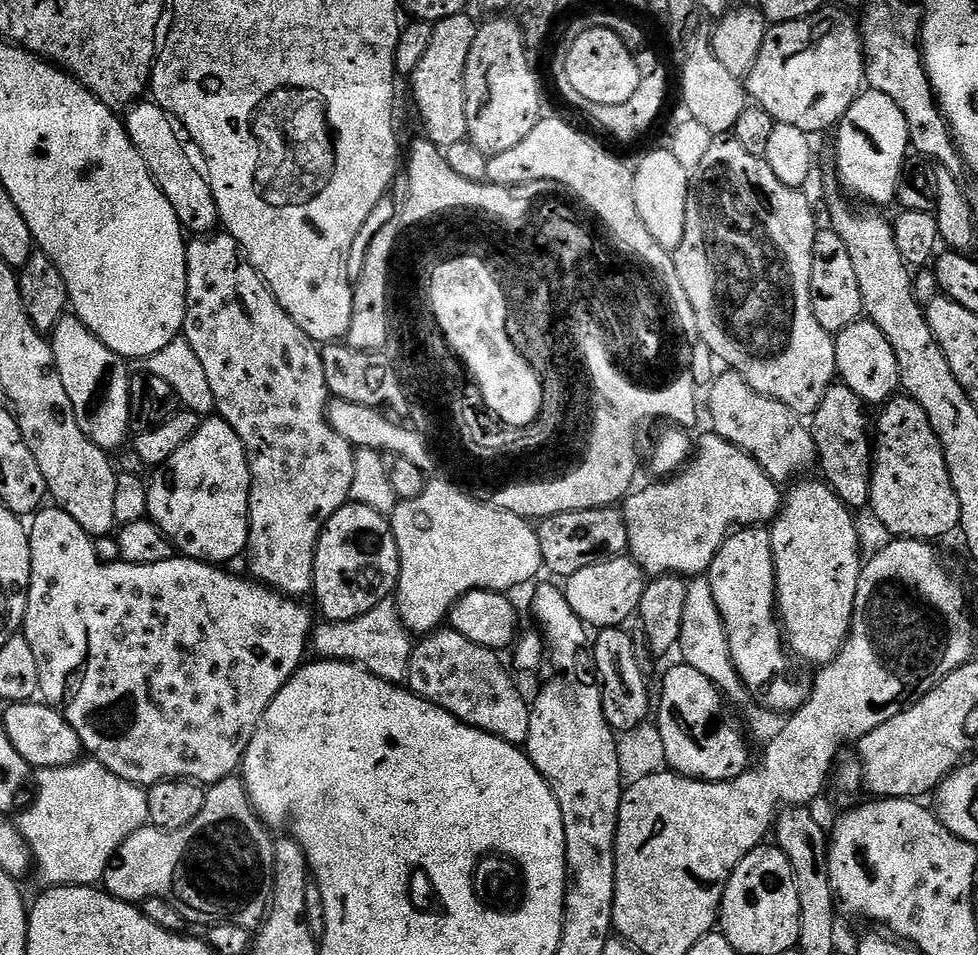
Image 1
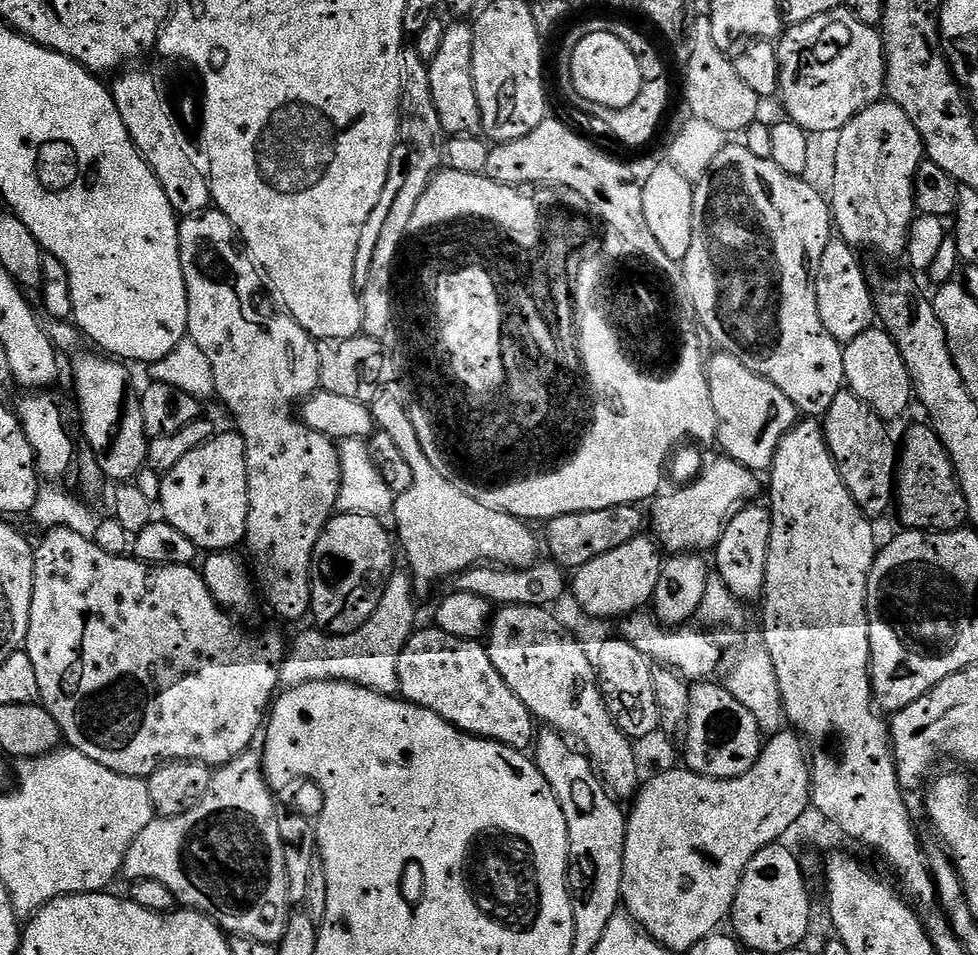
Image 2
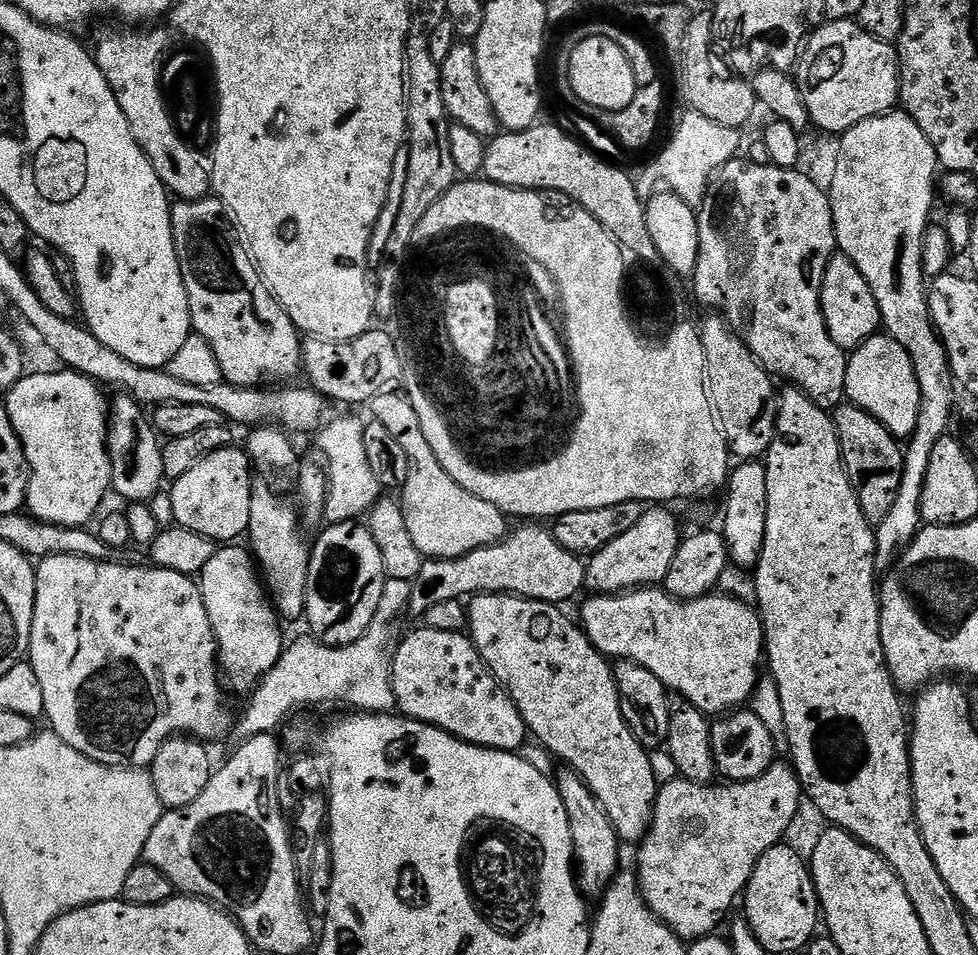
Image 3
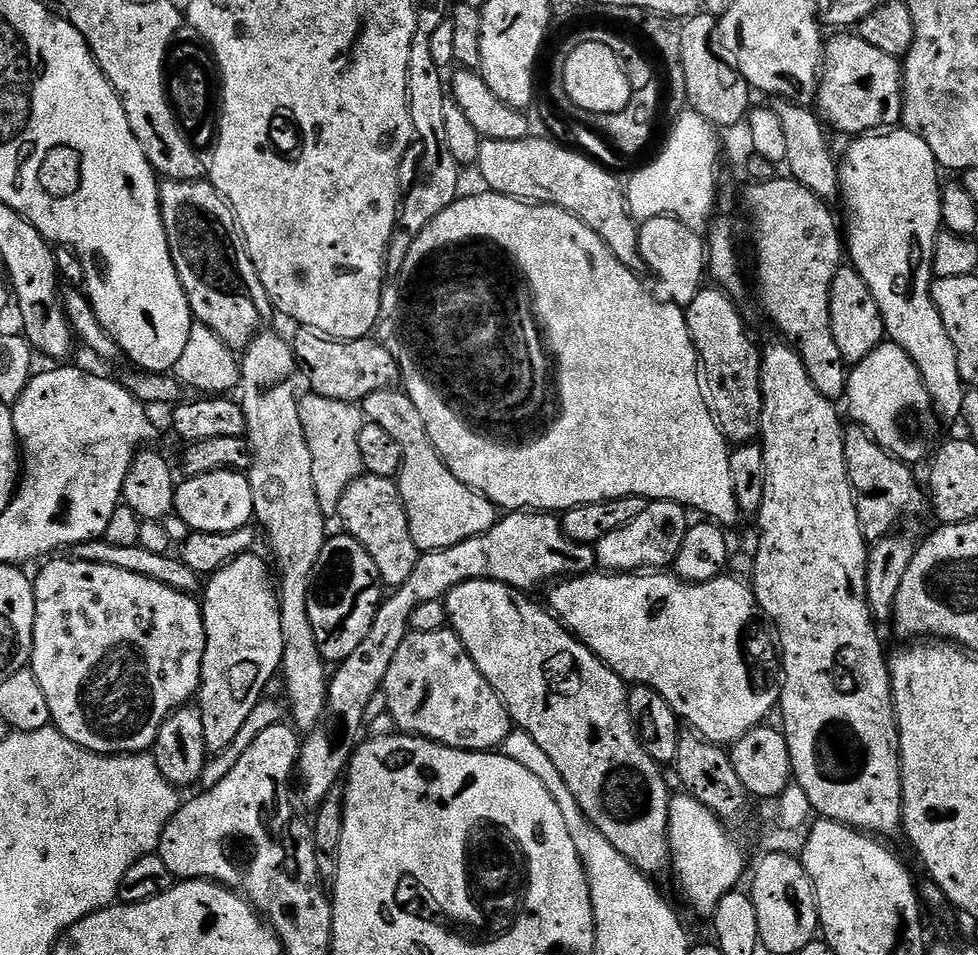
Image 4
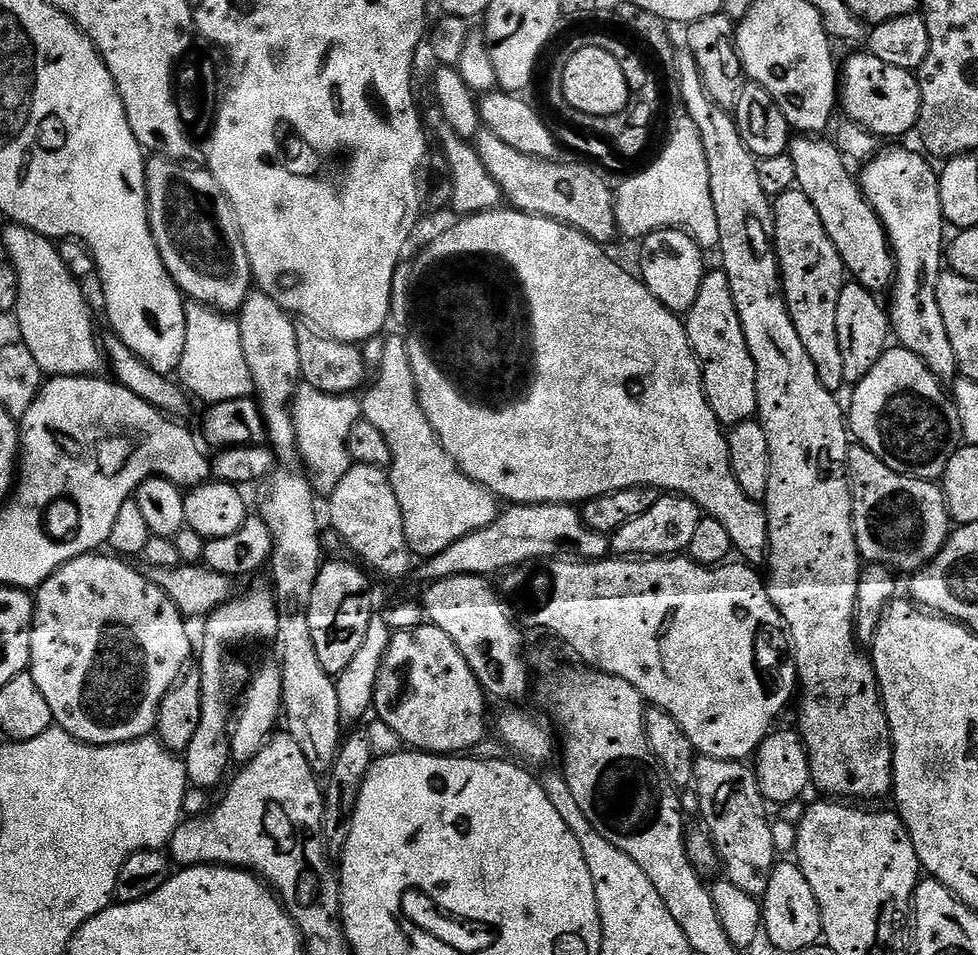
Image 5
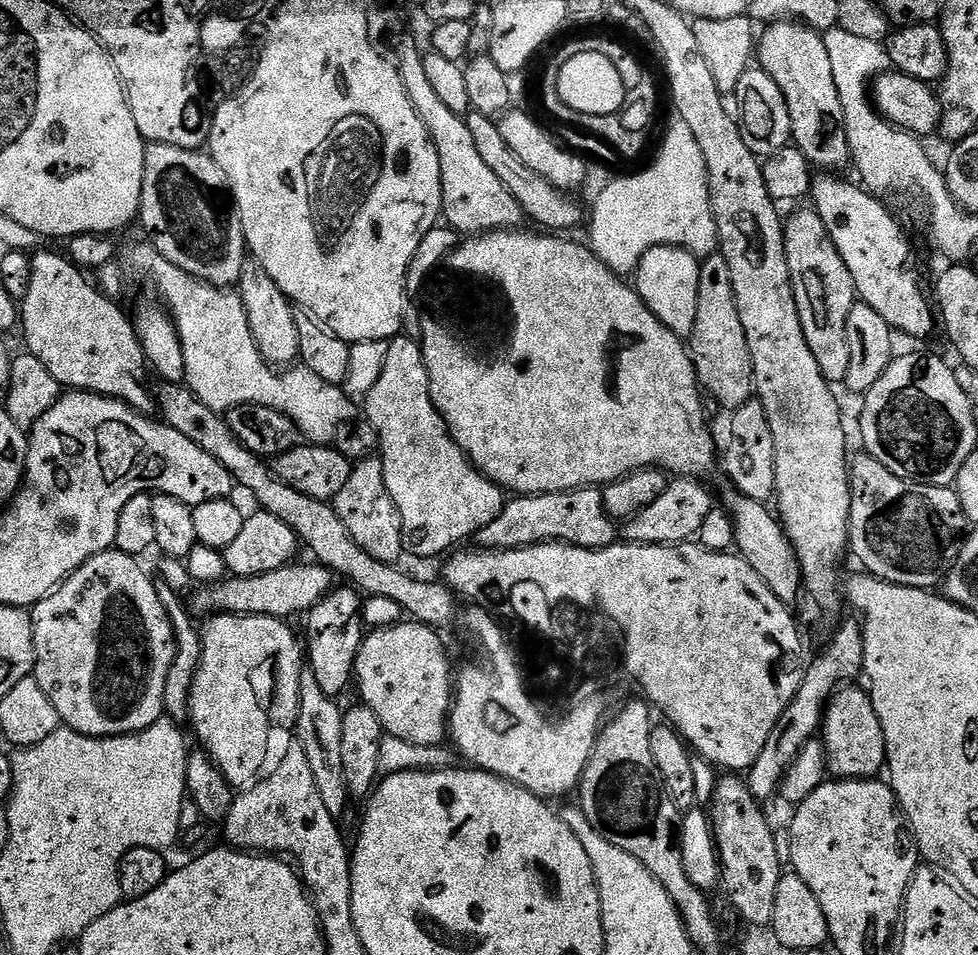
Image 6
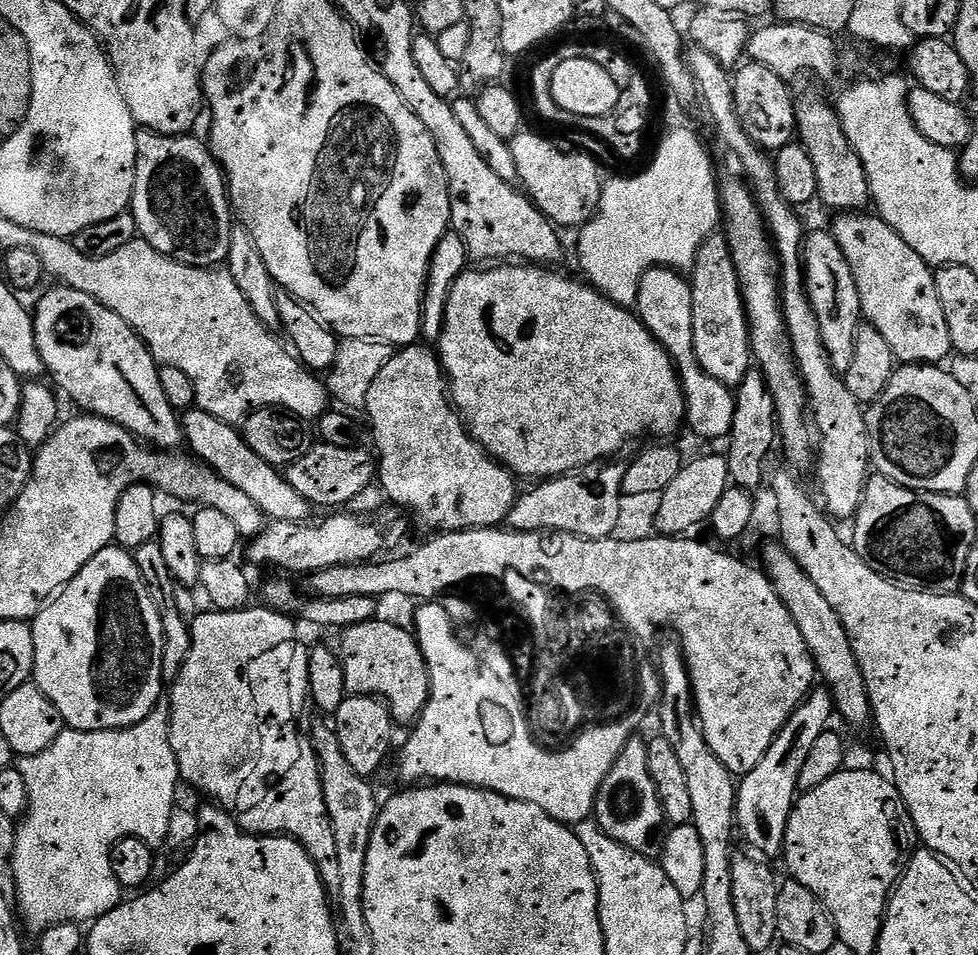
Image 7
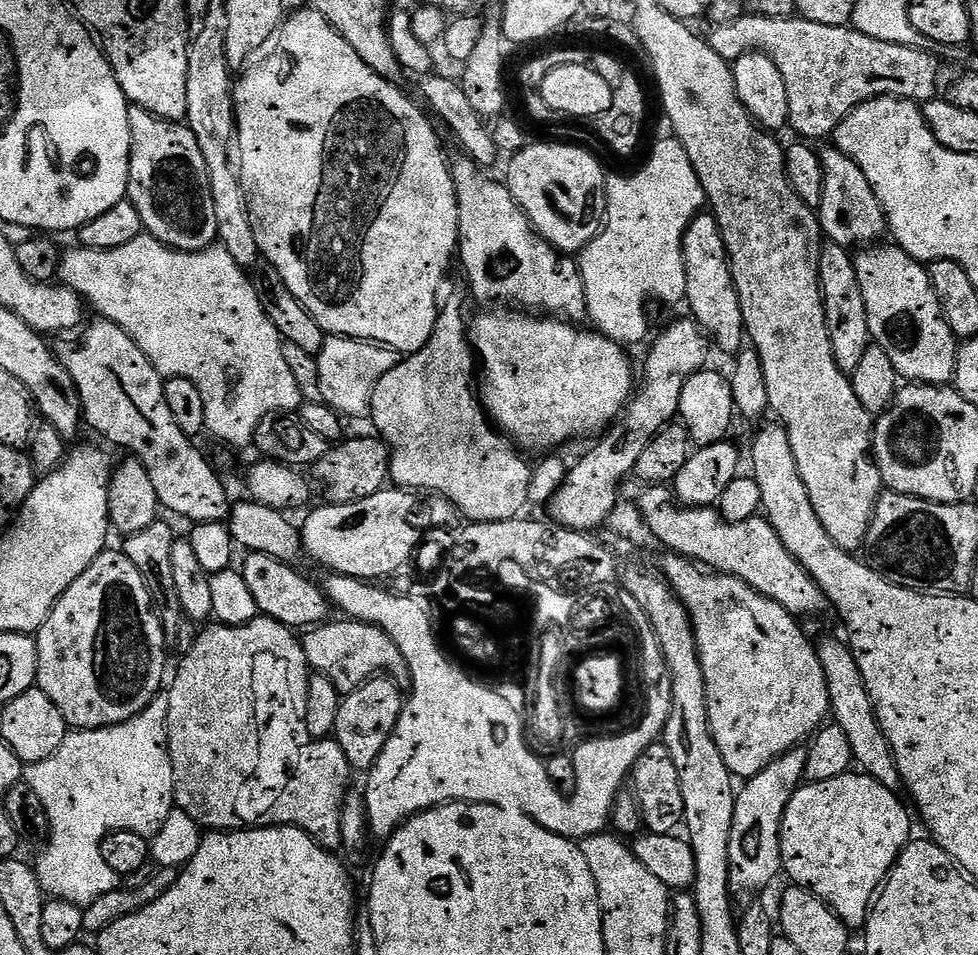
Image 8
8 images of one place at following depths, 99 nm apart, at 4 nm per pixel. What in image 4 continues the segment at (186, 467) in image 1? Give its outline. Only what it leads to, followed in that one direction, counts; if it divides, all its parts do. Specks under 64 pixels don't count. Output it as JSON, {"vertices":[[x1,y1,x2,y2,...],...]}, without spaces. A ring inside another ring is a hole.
{"vertices":[[223,468,210,474,181,479,176,490,174,512,193,532,233,532,253,523,254,494,250,490,250,482,245,473]]}

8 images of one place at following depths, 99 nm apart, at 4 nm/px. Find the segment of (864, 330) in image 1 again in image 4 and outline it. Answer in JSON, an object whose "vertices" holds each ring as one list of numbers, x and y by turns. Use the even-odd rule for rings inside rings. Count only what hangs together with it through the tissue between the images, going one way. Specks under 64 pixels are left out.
{"vertices":[[882,343,870,350,862,362,851,365,847,404,849,414,856,419,853,421,866,429,876,439,878,446,885,448,890,455,897,456,902,463,916,466,919,460,927,461,933,455,937,443,936,428,932,424,924,424,923,416,923,412,932,412,932,399,930,394,926,394,926,382,922,382,918,366,914,366,910,354,896,344],[919,428,920,440,916,440]]}

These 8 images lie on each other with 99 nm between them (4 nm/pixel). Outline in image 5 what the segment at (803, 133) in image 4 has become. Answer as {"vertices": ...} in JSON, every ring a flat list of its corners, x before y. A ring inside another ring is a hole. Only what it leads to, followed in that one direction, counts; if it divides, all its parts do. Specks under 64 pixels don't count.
{"vertices":[[800,134,791,141,796,188,814,202,814,210,818,210,818,218,822,218,822,226,826,226,826,234,830,234,830,242,834,242,834,250,838,250,847,275,872,292,887,293,896,279,896,257,888,243,888,232,870,202,864,199,860,181,854,172,852,176,844,153,831,139,824,139,828,138]]}

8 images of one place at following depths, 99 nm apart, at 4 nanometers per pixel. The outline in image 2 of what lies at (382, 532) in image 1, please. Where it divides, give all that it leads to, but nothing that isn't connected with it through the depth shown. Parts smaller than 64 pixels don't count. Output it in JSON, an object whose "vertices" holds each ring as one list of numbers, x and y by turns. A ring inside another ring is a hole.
{"vertices":[[340,512,333,515,329,520,328,525,322,530,322,534,318,538,318,542,314,546,314,554,312,555,312,607,310,609,311,619,316,619,315,627,321,632,328,633,329,636,341,636,342,634,350,634,354,630,358,630,358,626,362,626,370,618,370,614,374,614,374,610,378,606,378,602,384,593,386,582,392,576,394,565,392,565,392,544,394,548,394,540,388,532,384,529,386,526,384,520,379,520,373,516,366,514,350,514,349,512]]}

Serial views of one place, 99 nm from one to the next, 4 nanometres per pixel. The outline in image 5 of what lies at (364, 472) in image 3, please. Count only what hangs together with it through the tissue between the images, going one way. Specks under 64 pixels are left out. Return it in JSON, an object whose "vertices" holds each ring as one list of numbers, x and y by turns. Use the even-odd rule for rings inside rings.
{"vertices":[[305,383,297,387,292,402,296,442,300,445,303,467,310,473,313,489,321,497,328,498,348,468,353,465,352,459,348,456,348,439,350,430,354,430,354,426,361,418,362,404,355,395,326,394]]}

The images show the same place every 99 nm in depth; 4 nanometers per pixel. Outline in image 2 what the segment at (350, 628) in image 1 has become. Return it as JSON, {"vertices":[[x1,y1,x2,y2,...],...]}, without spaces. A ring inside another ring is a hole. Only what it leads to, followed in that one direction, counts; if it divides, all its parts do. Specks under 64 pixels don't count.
{"vertices":[[393,571,392,576,386,582,384,593,374,610,374,614,370,614,370,618,362,626,358,626,358,630,341,636,329,636,328,633,319,630,302,633,293,644,291,641,290,647,285,653,284,661,280,666,281,683,285,687,293,688,299,684,318,682,319,680,345,680,351,684,381,692,383,696,396,696,400,691,398,658,417,627,416,596,412,593,412,588,414,589,414,581,407,571]]}

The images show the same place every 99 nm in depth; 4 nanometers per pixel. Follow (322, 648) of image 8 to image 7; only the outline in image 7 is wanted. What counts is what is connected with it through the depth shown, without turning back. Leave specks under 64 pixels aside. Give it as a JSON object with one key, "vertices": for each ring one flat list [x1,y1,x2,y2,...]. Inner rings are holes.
{"vertices":[[377,618,339,633,338,655,346,674,349,696,375,696,388,705,397,725,411,725,428,701,428,664,415,635,388,620]]}

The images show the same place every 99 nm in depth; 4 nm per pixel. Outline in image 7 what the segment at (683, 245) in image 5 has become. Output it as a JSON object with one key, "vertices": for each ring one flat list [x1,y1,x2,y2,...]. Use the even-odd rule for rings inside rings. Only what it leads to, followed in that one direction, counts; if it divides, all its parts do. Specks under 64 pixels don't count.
{"vertices":[[651,268,650,270,646,270,646,274,642,274,642,282,638,286,638,298,634,305,634,311,646,326,646,330,650,330,652,337,664,346,680,373,680,385,684,391,684,418,686,428,689,428,694,435,701,436,704,440,722,439,721,441,723,441,725,437,731,433,732,427,734,426,736,397,733,389,728,388,722,382,718,382,718,378,710,378,710,374,706,374,706,370,702,370,702,366,698,362,696,351,694,350,694,304,692,302,692,285,685,277,683,280,680,276,683,275,675,268]]}

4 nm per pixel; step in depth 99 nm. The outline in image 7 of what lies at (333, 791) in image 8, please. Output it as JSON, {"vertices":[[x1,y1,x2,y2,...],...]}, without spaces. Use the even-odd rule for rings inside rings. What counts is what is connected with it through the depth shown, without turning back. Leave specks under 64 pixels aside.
{"vertices":[[310,750,301,751,298,762,290,765,280,777,279,784,266,794,266,798,262,798,262,802,258,802,258,806,239,813,238,823,242,831,248,833,249,836,290,836,293,840,299,840,300,845,308,851,310,858,315,862,325,888,329,893,336,893,338,890,338,850,334,843,334,830,326,814,326,798,322,798,320,763]]}

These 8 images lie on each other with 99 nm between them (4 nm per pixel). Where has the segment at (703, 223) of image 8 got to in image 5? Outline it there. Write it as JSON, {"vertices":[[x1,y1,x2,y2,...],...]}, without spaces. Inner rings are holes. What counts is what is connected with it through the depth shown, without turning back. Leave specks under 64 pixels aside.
{"vertices":[[722,270,705,271,702,286,698,286,698,298,694,298,694,306,686,313,686,327,696,359,702,365,704,393,710,402,710,410,714,410,724,426,735,426,753,419,758,406,754,358,746,346,746,334,742,334,734,294,730,294,730,278,726,278]]}

